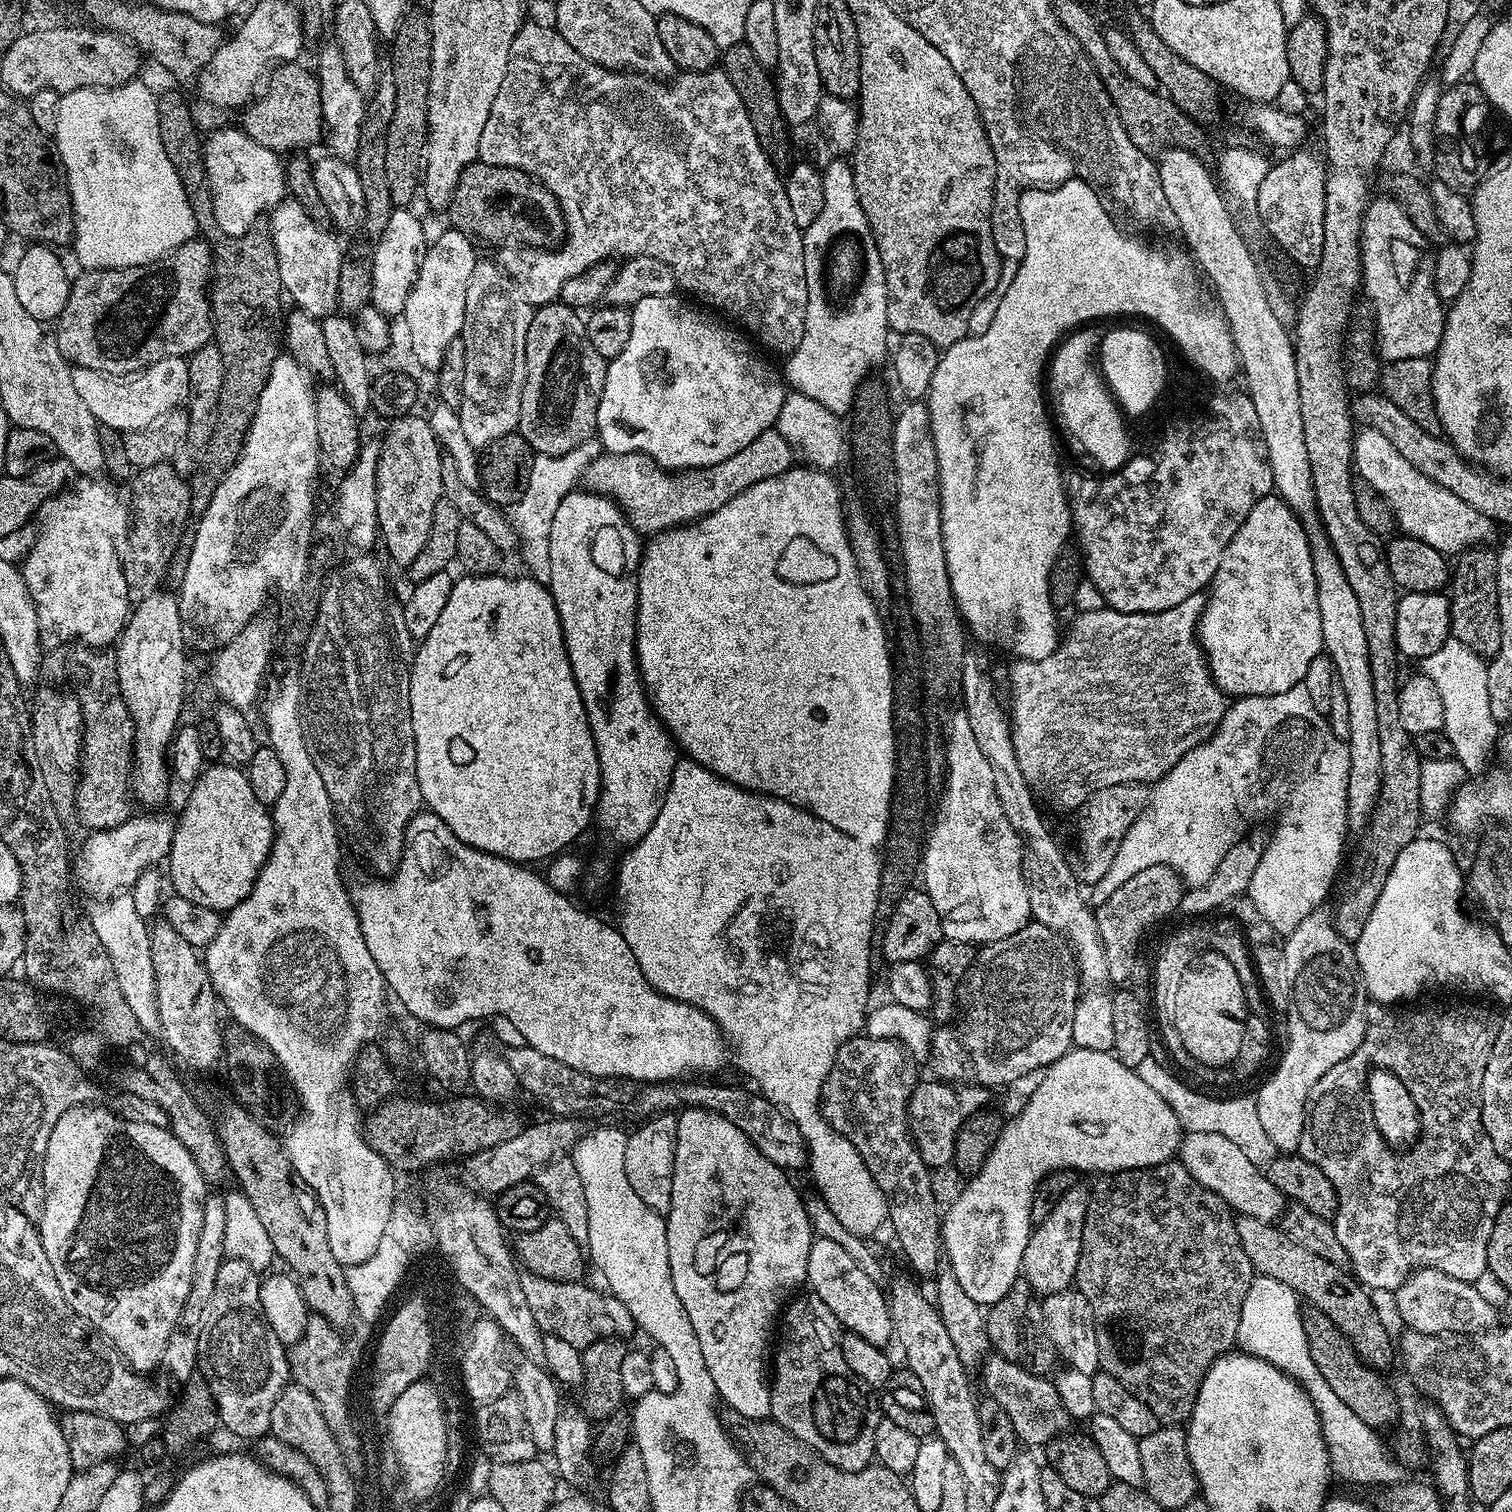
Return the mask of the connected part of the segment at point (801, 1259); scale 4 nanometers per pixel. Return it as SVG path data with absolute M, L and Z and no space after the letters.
M686 1107L676 1116L676 1121L678 1122L678 1134L674 1150L672 1197L670 1198L670 1210L666 1213L666 1246L670 1254L670 1278L674 1282L674 1290L678 1293L678 1298L686 1310L686 1316L690 1318L690 1326L694 1326L694 1334L698 1334L698 1346L702 1346L702 1358L706 1358L706 1370L710 1370L710 1378L714 1378L717 1397L723 1403L725 1400L731 1411L742 1414L751 1420L766 1420L772 1414L769 1372L770 1344L768 1348L768 1339L771 1336L773 1339L774 1329L782 1316L782 1309L789 1303L793 1293L797 1291L795 1288L800 1283L803 1285L808 1279L808 1259L814 1239L812 1224L808 1220L808 1209L805 1201L803 1199L800 1201L795 1186L788 1181L789 1173L785 1169L779 1168L774 1162L770 1162L770 1158L763 1156L750 1142L750 1138L746 1134L742 1134L742 1130L738 1130L738 1126L734 1126L725 1116L710 1112L707 1108Z

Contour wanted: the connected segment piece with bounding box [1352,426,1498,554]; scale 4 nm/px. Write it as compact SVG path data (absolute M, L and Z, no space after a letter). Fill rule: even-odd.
M1361 427L1352 441L1352 463L1354 472L1363 483L1374 486L1382 498L1392 508L1396 519L1396 528L1405 536L1413 536L1426 546L1445 554L1459 554L1468 548L1488 546L1496 536L1498 525L1495 520L1486 518L1474 506L1462 502L1458 494L1450 494L1438 482L1430 482L1422 470L1414 470L1402 454L1398 454L1394 442L1384 434L1378 434L1376 428Z

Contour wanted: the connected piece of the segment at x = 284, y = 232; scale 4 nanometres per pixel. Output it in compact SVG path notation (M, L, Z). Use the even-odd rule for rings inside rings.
M291 198L281 200L280 205L272 209L270 219L270 235L278 258L280 287L287 299L289 296L297 309L311 316L323 318L333 315L338 306L339 270L346 257L343 251L340 252L340 244L335 240L337 237L327 227L319 228L315 218Z

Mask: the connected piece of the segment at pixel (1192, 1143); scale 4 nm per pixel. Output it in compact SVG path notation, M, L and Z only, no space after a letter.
M1212 1131L1187 1132L1181 1139L1178 1158L1200 1185L1211 1192L1218 1192L1235 1213L1268 1223L1277 1221L1283 1215L1286 1197L1270 1182L1267 1173L1256 1166L1257 1161L1243 1153L1230 1138Z

